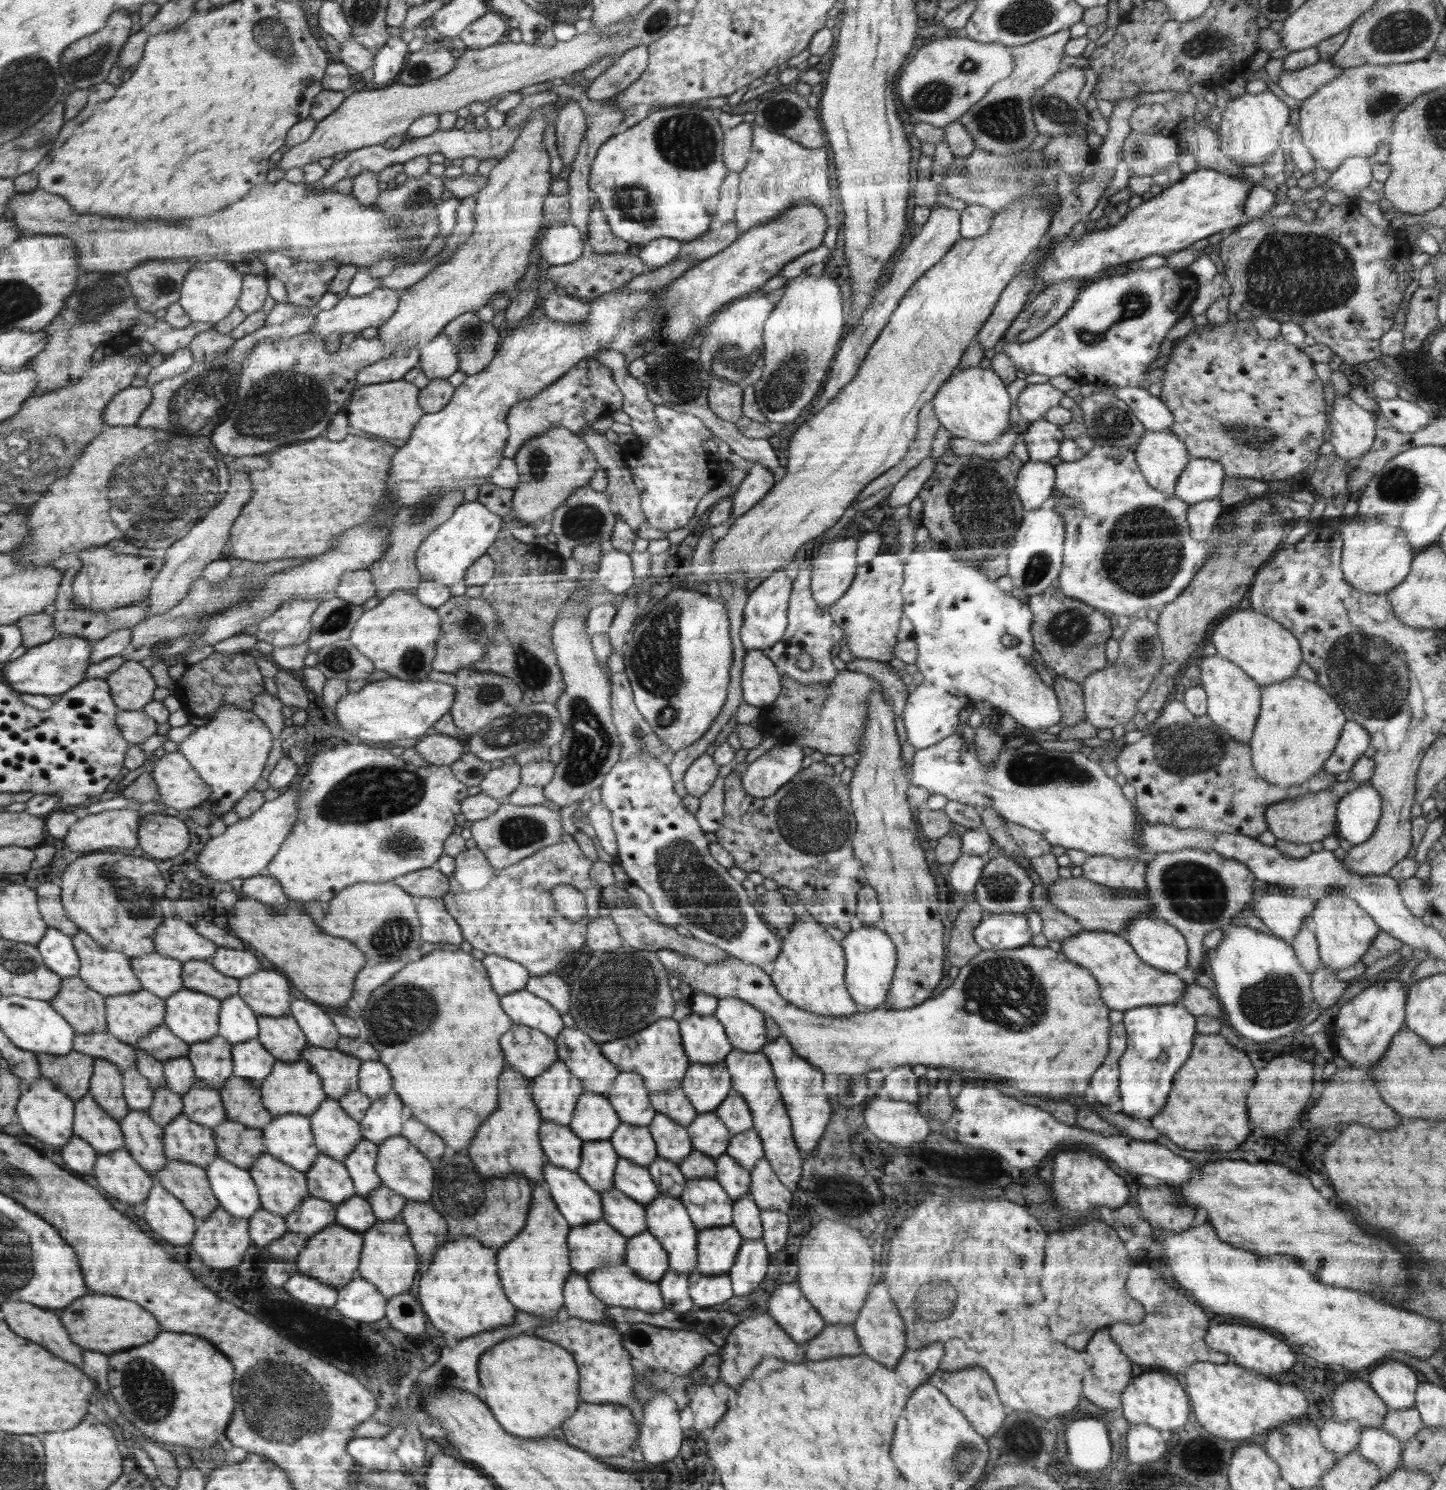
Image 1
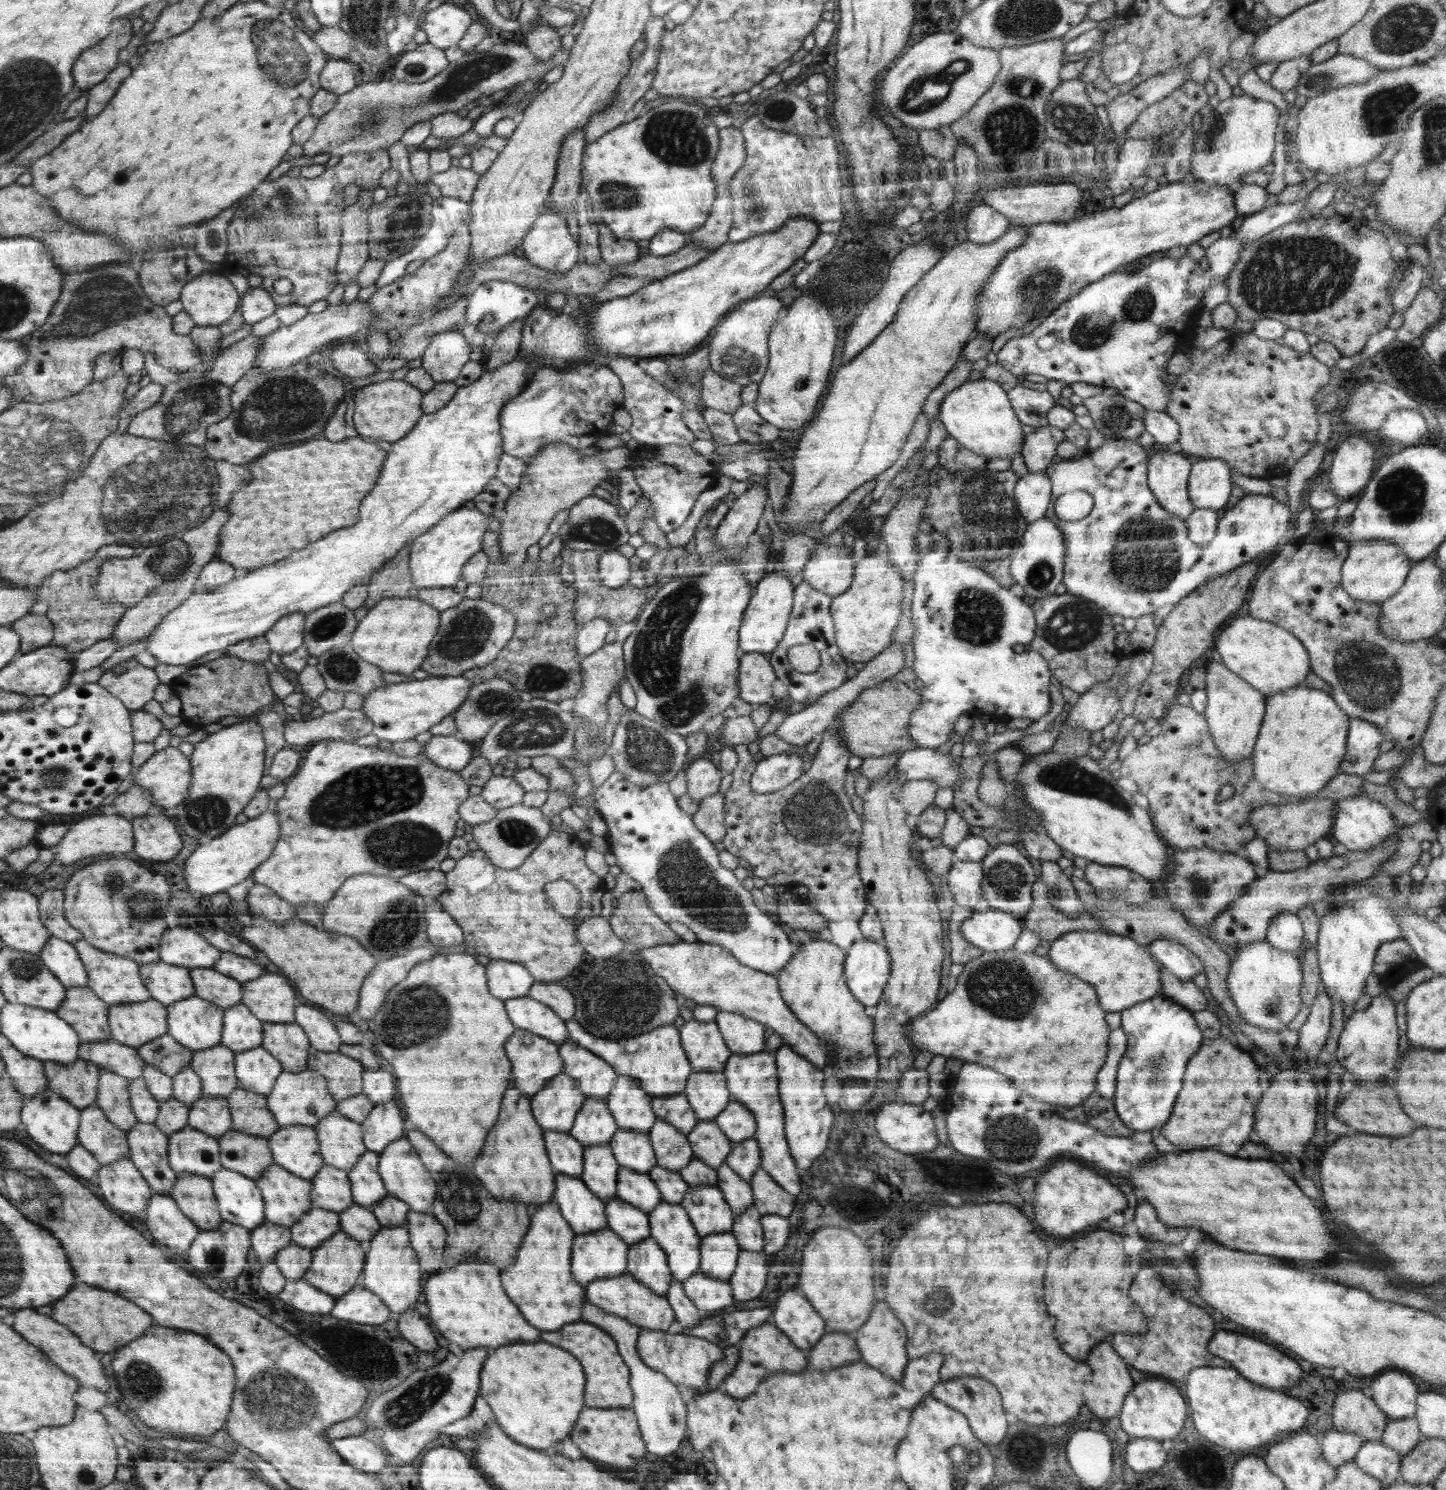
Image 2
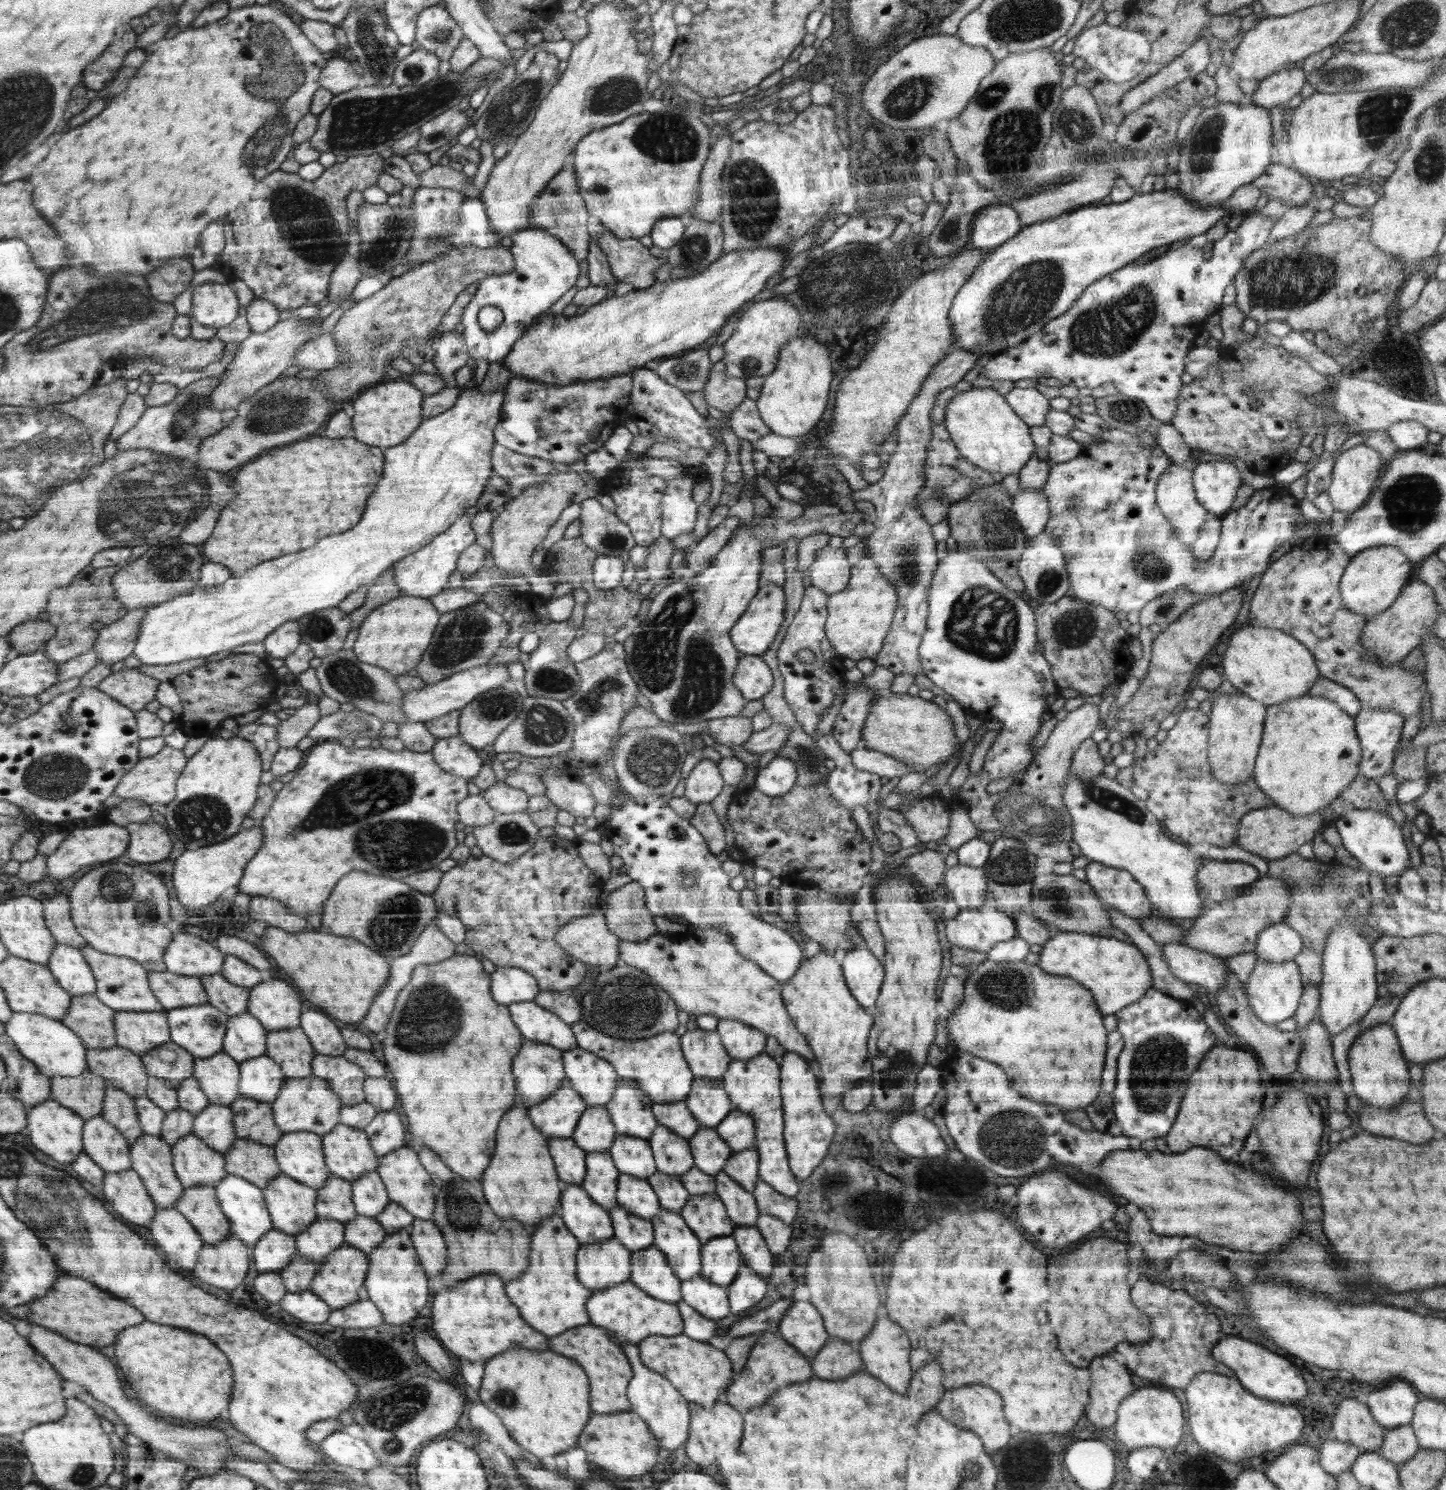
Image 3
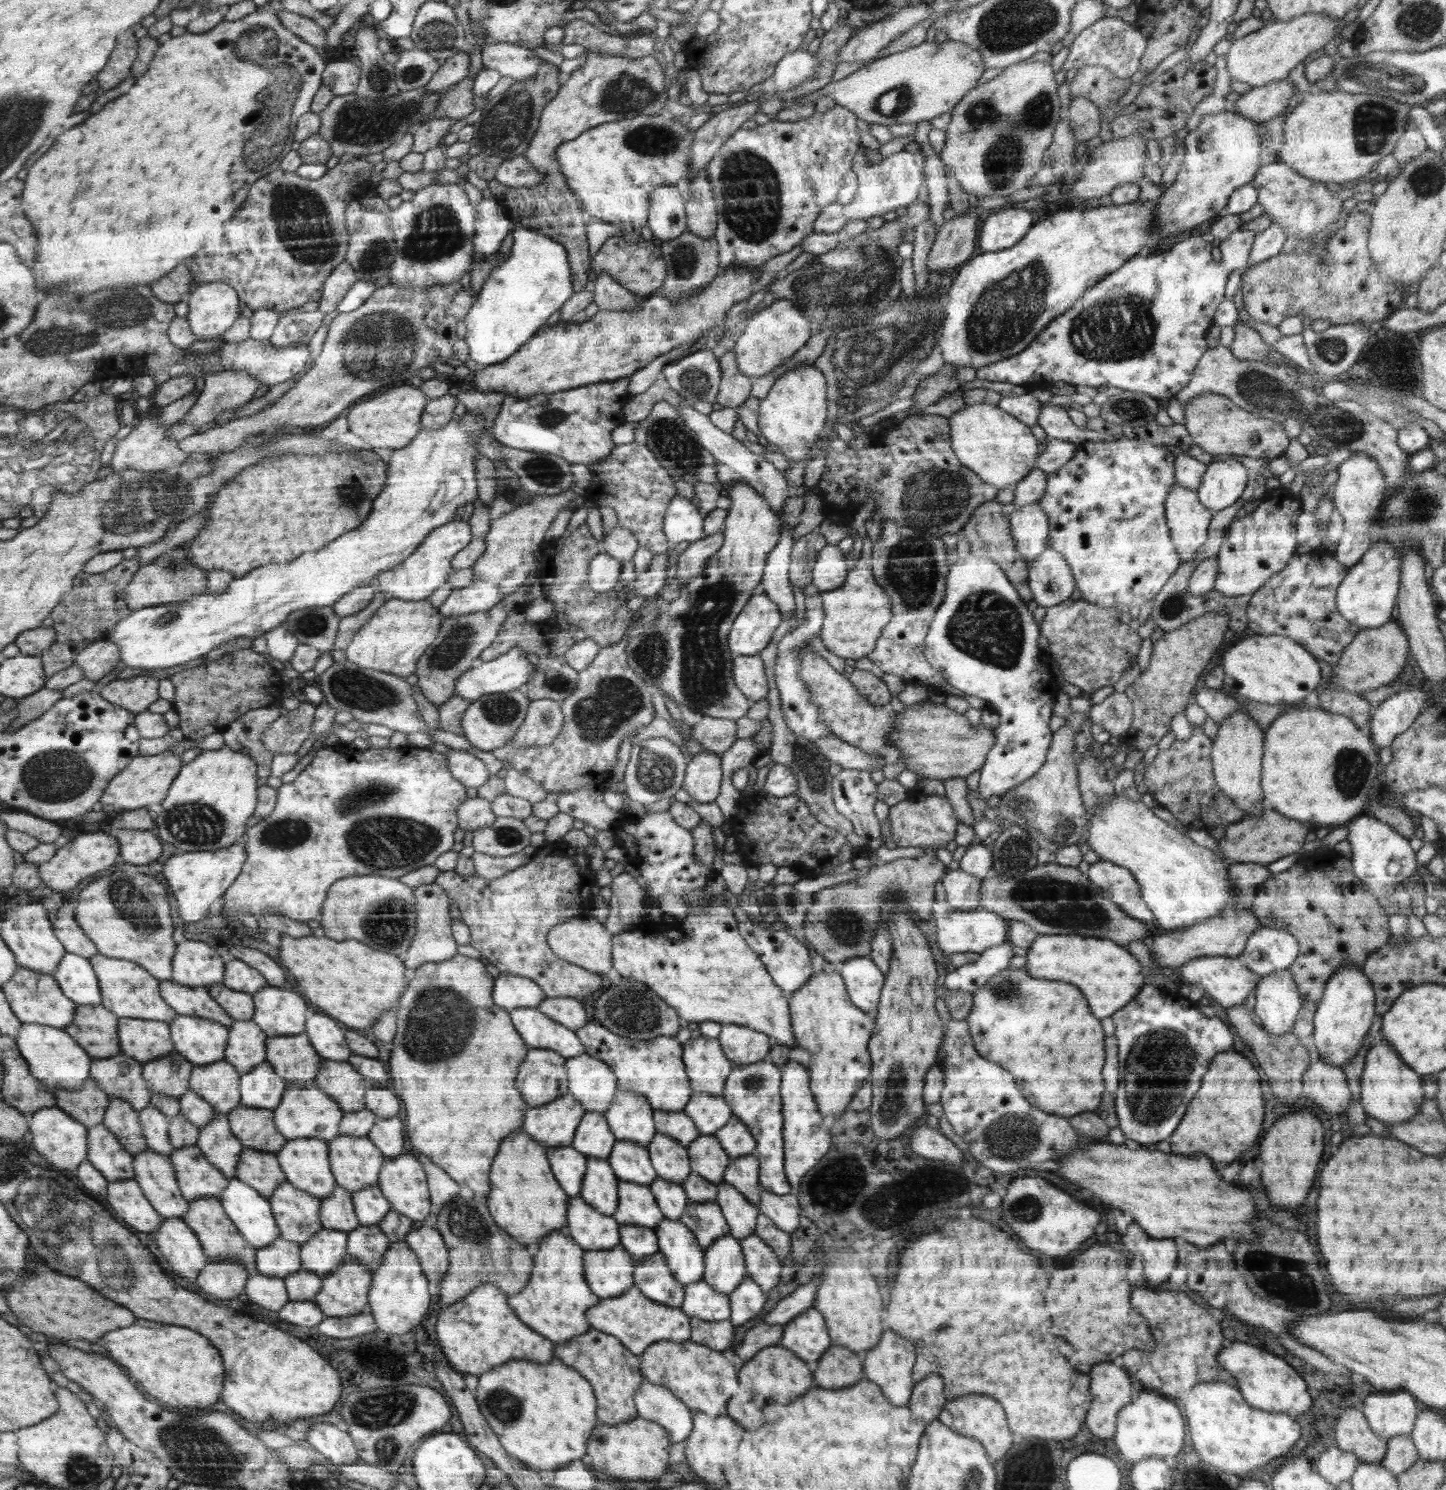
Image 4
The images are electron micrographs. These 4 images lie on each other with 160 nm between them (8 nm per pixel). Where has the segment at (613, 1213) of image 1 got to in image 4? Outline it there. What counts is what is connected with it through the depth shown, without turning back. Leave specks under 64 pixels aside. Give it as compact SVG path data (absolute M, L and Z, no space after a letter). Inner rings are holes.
M623 1223L620 1235L619 1244L631 1253L636 1264L659 1252L658 1234L653 1228Z

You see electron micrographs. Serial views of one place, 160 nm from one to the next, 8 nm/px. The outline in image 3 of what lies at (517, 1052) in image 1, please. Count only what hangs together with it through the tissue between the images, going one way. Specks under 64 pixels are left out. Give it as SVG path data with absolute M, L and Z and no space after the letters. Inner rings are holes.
M536 1041L524 1042L520 1058L516 1058L516 1086L520 1086L518 1106L538 1105L562 1088L566 1078L560 1047Z

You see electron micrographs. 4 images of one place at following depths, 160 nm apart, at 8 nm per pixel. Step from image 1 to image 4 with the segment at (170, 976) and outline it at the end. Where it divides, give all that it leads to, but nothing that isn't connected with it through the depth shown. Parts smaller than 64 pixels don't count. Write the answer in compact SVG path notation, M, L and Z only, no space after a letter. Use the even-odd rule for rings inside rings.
M160 981L162 997L179 1015L207 1018L230 1030L236 1020L211 997L206 987L182 986L174 981Z

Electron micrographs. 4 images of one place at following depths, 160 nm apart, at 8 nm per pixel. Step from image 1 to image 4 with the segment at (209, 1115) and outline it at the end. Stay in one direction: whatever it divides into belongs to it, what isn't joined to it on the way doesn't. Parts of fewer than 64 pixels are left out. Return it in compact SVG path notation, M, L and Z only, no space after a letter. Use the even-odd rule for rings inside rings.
M217 1112L216 1118L208 1125L199 1128L196 1146L212 1164L219 1167L228 1179L235 1177L236 1168L244 1153L243 1143L232 1134L227 1114Z

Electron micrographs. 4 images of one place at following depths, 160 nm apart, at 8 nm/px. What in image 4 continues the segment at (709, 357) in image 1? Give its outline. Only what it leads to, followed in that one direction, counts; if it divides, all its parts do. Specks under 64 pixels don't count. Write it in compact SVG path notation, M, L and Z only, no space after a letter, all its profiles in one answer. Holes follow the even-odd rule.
M776 299L770 306L764 307L744 322L741 325L741 335L732 349L737 355L739 370L753 377L764 376L772 372L772 368L780 366L794 352L798 352L813 332L810 328L811 321L802 316L800 311L792 306L792 301Z

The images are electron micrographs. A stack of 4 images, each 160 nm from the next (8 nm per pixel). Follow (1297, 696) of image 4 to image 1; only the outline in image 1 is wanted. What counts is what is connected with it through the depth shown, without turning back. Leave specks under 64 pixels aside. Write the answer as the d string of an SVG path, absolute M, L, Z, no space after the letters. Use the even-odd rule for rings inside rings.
M1237 607L1222 616L1210 637L1218 655L1237 664L1262 687L1294 678L1303 663L1298 639L1277 620L1252 608Z

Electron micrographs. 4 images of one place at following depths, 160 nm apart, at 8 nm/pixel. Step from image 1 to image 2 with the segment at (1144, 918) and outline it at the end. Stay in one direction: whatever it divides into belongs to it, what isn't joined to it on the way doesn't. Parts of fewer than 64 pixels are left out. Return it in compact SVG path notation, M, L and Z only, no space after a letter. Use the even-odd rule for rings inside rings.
M1158 939L1149 942L1146 947L1161 966L1178 978L1193 979L1198 973L1204 973L1203 962L1189 948L1174 939Z

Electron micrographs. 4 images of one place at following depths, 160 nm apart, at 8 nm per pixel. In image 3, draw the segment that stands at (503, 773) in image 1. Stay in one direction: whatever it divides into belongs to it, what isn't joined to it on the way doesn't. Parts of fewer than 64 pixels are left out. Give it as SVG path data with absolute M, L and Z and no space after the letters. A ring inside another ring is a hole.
M497 781L487 790L481 791L481 795L498 814L527 811L529 796L520 789L508 786L504 781Z

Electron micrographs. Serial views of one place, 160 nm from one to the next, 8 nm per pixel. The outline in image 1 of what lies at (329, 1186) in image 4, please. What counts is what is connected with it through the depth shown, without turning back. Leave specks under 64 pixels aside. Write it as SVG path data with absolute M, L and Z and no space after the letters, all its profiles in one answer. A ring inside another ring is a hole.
M306 1115L274 1116L272 1122L262 1129L269 1155L304 1172L315 1164L320 1152L315 1146L310 1118Z

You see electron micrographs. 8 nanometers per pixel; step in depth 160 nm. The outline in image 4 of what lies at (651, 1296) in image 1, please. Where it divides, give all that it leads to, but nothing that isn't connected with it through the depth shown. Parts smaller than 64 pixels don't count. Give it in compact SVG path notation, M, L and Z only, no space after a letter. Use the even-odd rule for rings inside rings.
M635 1284L619 1297L603 1299L600 1306L586 1310L586 1320L592 1328L616 1335L628 1350L642 1355L656 1342L686 1342L691 1338L691 1316L678 1307L666 1306L649 1299Z

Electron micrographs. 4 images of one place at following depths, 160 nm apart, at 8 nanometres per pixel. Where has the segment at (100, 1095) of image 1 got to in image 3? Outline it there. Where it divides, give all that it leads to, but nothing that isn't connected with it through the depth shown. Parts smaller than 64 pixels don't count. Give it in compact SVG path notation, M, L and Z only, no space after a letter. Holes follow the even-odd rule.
M107 1081L106 1084L101 1115L126 1136L128 1144L134 1144L134 1141L143 1136L135 1099L123 1090L117 1089L112 1081Z

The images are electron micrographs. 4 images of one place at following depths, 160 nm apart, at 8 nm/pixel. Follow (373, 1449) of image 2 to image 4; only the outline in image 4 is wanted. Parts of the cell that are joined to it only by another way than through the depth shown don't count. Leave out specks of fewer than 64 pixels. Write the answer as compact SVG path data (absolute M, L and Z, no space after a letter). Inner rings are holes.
M313 1424L307 1432L307 1441L332 1464L358 1462L359 1450L354 1439L334 1424Z

